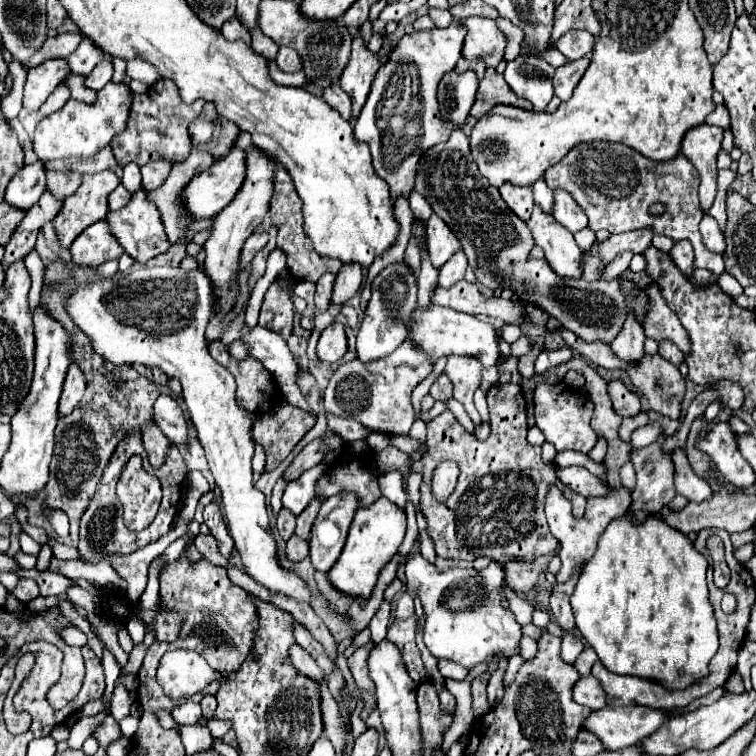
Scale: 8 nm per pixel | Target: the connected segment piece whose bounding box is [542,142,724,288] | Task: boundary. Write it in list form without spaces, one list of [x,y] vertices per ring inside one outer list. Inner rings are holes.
[[[580,142],[578,146],[574,146],[574,150],[570,150],[570,154],[566,154],[566,158],[562,158],[562,162],[550,166],[550,170],[546,170],[542,178],[552,190],[562,188],[570,192],[570,196],[586,212],[590,228],[594,232],[604,228],[610,234],[622,234],[648,228],[654,234],[664,234],[672,238],[674,242],[688,240],[694,248],[694,270],[704,268],[712,272],[708,282],[692,280],[692,284],[700,288],[716,284],[718,276],[724,272],[722,256],[708,252],[702,244],[698,232],[698,224],[702,220],[702,210],[698,204],[700,174],[684,158],[684,154],[678,154],[678,158],[672,158],[670,162],[654,162],[624,144]],[[652,202],[664,202],[666,212],[654,218],[648,212]]]

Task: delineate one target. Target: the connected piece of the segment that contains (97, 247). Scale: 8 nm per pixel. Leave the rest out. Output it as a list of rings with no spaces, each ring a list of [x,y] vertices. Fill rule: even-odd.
[[[104,220],[96,222],[94,226],[88,226],[70,246],[72,264],[90,268],[98,268],[108,260],[120,258],[122,252],[124,252],[122,246],[110,234],[108,224]]]

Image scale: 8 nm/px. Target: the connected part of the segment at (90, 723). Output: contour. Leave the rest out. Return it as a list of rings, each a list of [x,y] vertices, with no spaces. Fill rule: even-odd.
[[[110,708],[104,710],[94,717],[84,717],[78,720],[70,729],[70,735],[67,740],[68,746],[71,749],[80,749],[84,741],[92,734],[96,726],[110,714]]]

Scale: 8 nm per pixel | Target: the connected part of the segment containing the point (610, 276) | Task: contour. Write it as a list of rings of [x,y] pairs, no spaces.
[[[622,252],[622,254],[618,254],[618,256],[604,268],[604,272],[602,272],[602,280],[614,280],[614,278],[618,278],[618,276],[628,268],[632,256],[634,256],[634,254],[630,254],[630,252]]]

